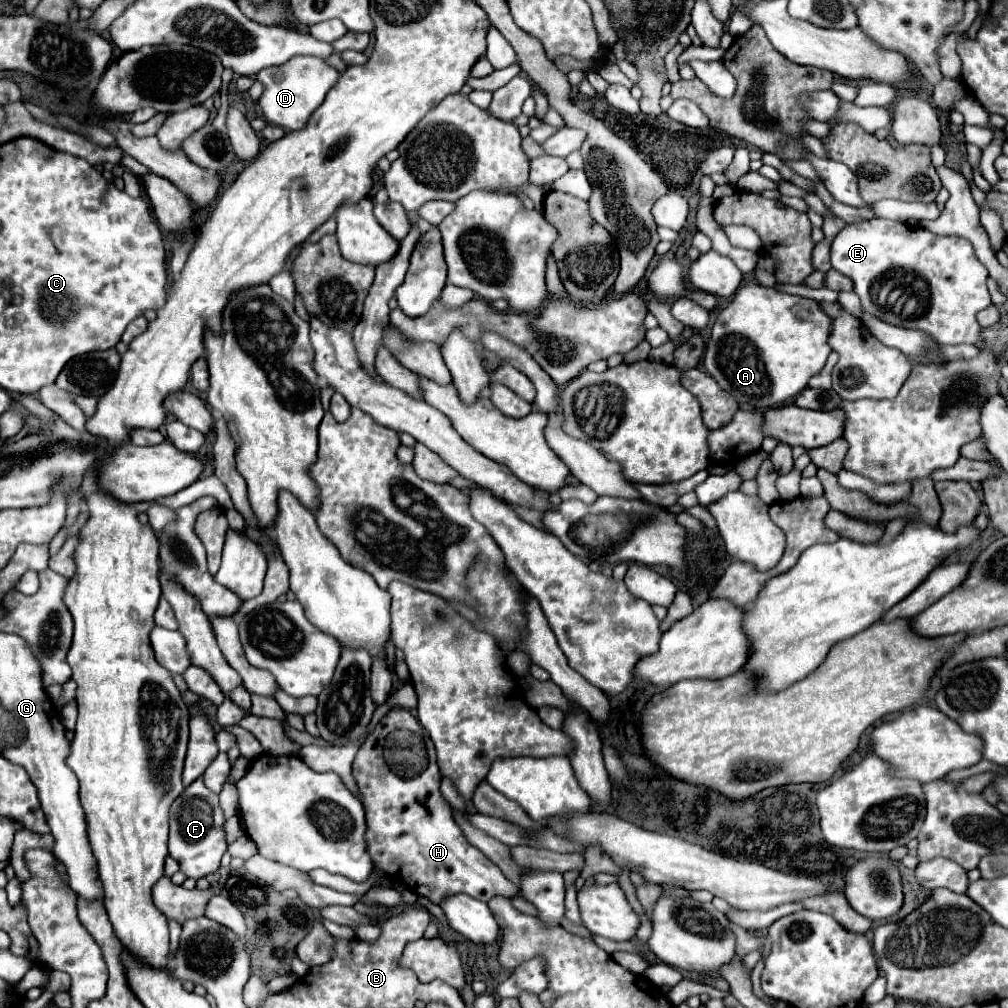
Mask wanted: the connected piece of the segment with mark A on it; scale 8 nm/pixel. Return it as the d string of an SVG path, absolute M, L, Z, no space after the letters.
M749 283L743 285L735 293L733 301L717 315L703 355L703 367L719 383L719 387L733 395L737 401L745 401L755 409L777 407L803 391L809 377L813 377L825 365L831 353L831 347L827 343L829 331L831 319L821 311L817 301L781 293L775 287Z

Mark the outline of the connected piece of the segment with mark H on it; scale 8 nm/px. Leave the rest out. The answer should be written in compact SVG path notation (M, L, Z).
M391 709L375 727L375 731L359 747L353 761L353 777L357 781L361 803L367 817L367 843L375 867L381 867L391 881L403 883L407 889L427 897L439 905L443 899L465 893L479 901L495 895L513 897L517 887L505 879L499 867L491 863L479 849L467 843L463 831L453 819L453 809L439 791L441 773L431 751L427 771L417 777L401 779L383 761L385 737L395 729L425 733L419 721L407 709Z

